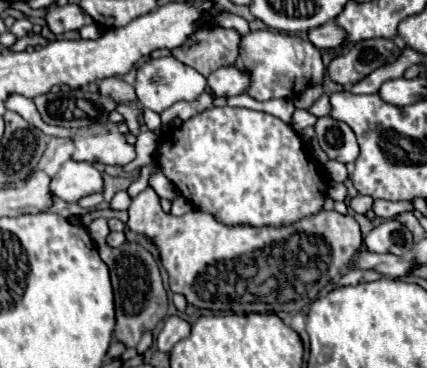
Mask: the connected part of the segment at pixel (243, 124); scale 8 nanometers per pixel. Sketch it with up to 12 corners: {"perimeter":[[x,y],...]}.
{"perimeter":[[210,108],[158,168],[226,226],[322,212],[328,176],[280,118]]}

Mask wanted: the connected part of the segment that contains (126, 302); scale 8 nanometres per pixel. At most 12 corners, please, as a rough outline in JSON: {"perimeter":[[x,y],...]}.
{"perimeter":[[138,242],[100,246],[114,340],[136,348],[168,310],[158,262]]}

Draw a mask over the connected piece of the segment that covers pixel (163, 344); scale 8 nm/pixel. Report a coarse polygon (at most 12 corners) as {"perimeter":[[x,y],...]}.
{"perimeter":[[178,316],[166,318],[158,334],[158,350],[170,352],[186,338],[190,324]]}

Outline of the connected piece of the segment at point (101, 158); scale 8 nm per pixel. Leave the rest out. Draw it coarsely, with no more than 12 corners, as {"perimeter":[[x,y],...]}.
{"perimeter":[[108,124],[74,136],[76,162],[128,164],[134,148]]}

